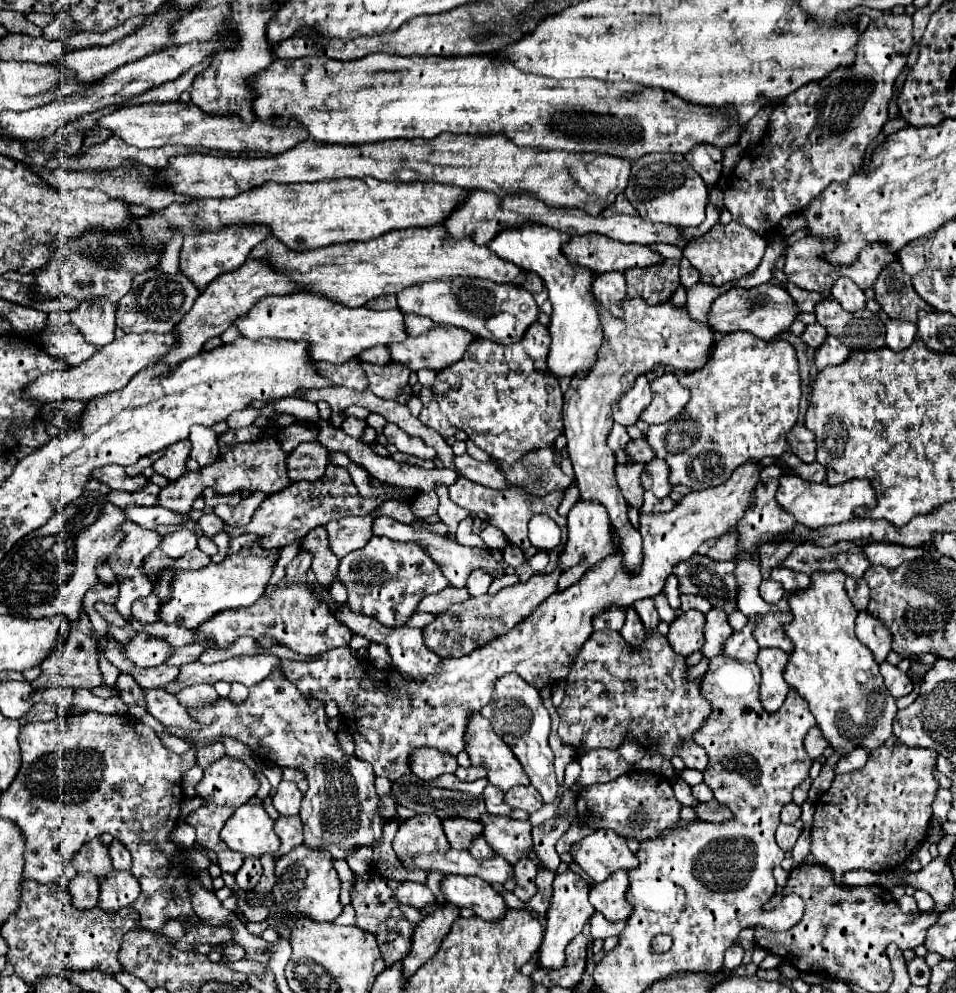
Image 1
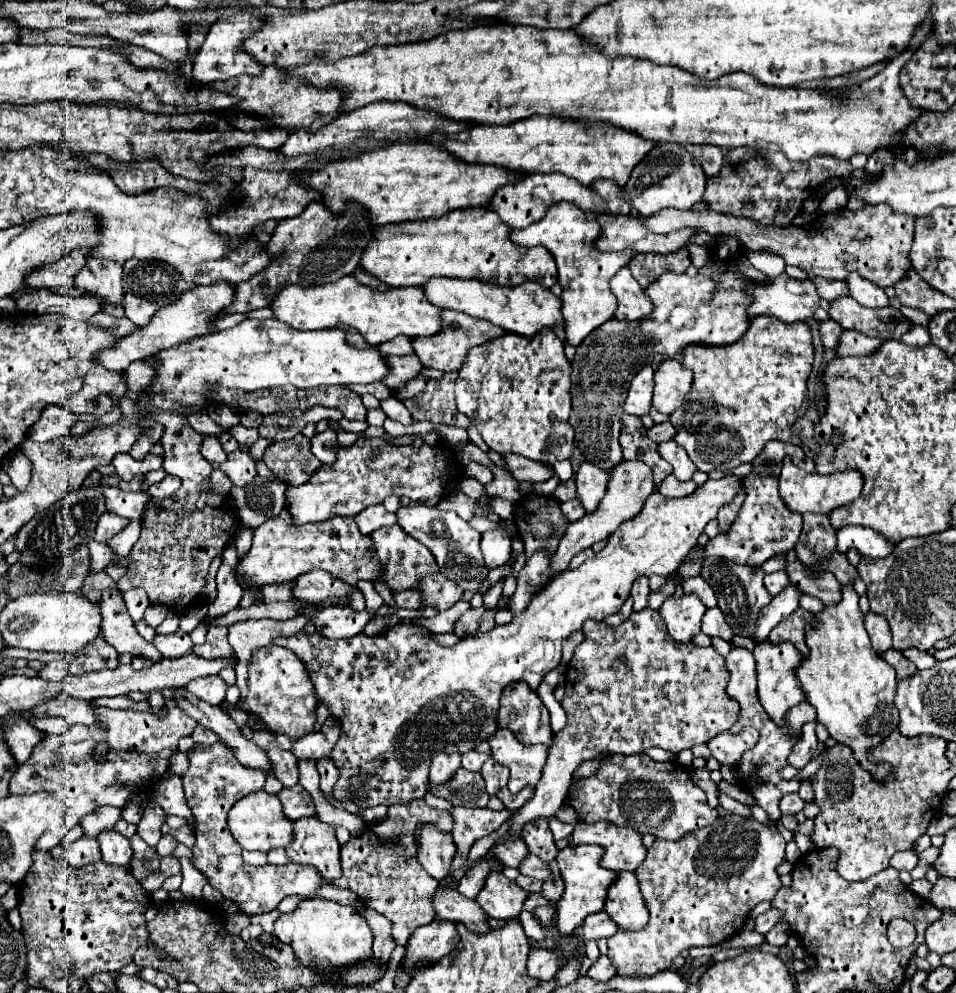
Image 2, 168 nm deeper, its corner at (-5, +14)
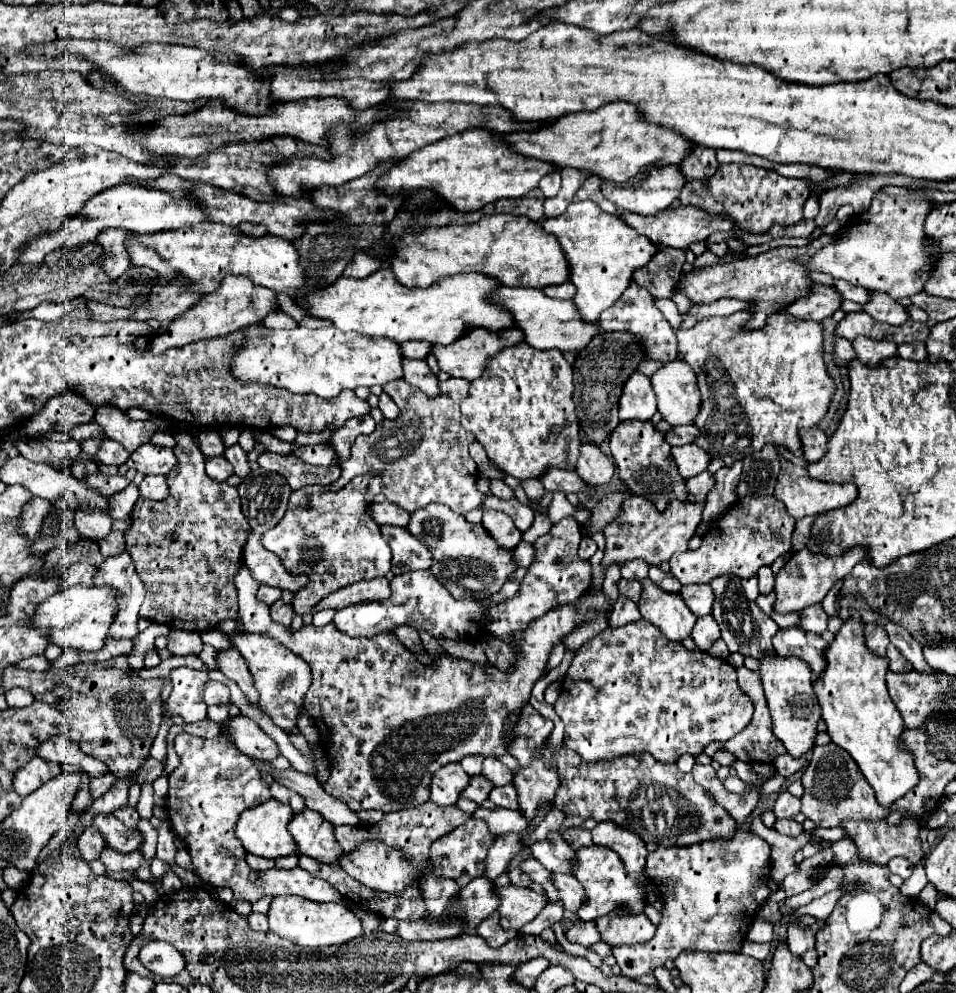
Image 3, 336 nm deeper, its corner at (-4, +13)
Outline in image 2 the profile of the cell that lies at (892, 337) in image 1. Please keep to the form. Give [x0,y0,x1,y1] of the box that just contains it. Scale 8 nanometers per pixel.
[901,323,929,347]

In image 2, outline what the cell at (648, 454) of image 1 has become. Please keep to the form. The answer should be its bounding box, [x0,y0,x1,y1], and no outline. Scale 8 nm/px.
[647,421,675,443]

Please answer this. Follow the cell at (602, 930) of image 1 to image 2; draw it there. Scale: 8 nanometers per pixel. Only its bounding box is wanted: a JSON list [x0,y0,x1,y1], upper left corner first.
[581,911,617,941]

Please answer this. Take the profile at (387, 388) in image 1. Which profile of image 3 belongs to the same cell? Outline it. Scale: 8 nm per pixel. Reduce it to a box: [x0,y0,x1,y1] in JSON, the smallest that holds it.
[404,358,438,398]

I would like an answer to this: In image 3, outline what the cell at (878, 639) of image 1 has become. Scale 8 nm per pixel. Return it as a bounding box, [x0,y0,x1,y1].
[864,624,888,656]

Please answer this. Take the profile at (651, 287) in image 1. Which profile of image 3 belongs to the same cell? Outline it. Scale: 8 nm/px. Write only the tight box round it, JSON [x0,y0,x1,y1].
[634,250,684,298]

